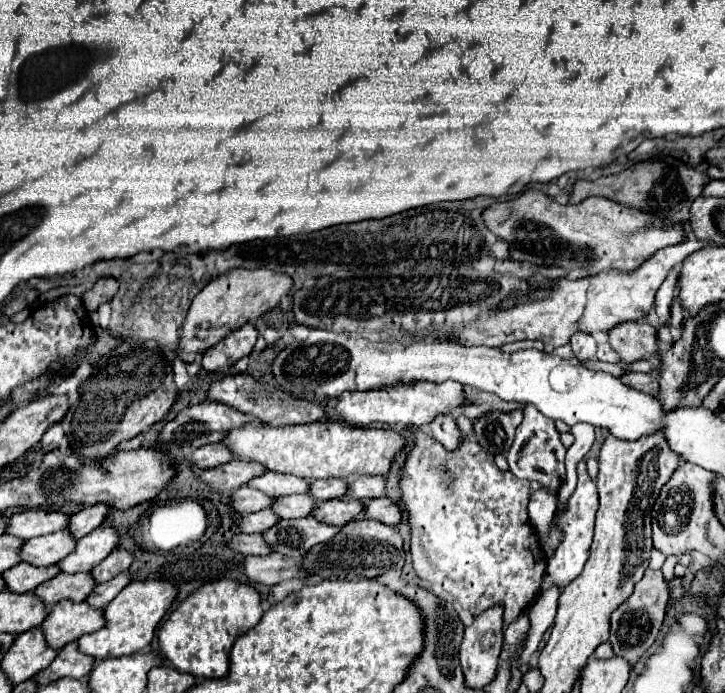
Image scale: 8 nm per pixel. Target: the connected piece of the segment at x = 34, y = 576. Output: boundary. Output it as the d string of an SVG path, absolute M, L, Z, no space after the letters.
M16 564L14 568L6 570L2 574L6 590L10 592L30 592L34 590L38 584L42 584L44 580L54 578L58 572L56 566L50 568L34 568L30 564Z

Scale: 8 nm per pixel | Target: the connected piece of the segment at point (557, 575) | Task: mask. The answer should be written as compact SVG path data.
M580 462L580 474L578 474L578 486L572 492L572 496L566 502L566 508L556 510L556 528L562 532L562 542L556 548L554 558L548 562L546 568L546 582L542 584L542 590L546 590L552 584L566 586L570 584L580 572L584 562L588 560L588 550L592 544L592 530L594 530L594 514L598 510L598 492L596 482L592 482L586 474L586 464Z

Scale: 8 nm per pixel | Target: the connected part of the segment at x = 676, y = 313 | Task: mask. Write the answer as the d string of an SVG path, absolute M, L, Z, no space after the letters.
M674 298L672 308L670 308L670 324L676 326L676 328L680 328L680 326L682 326L682 320L684 320L684 314L682 314L680 308L682 308L682 306L680 306L680 300Z

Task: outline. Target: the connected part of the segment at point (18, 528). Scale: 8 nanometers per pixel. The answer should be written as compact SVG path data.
M24 510L24 512L16 512L8 518L4 534L16 536L20 540L30 540L36 536L44 536L44 534L64 530L66 524L68 524L68 514L64 514L64 512Z

